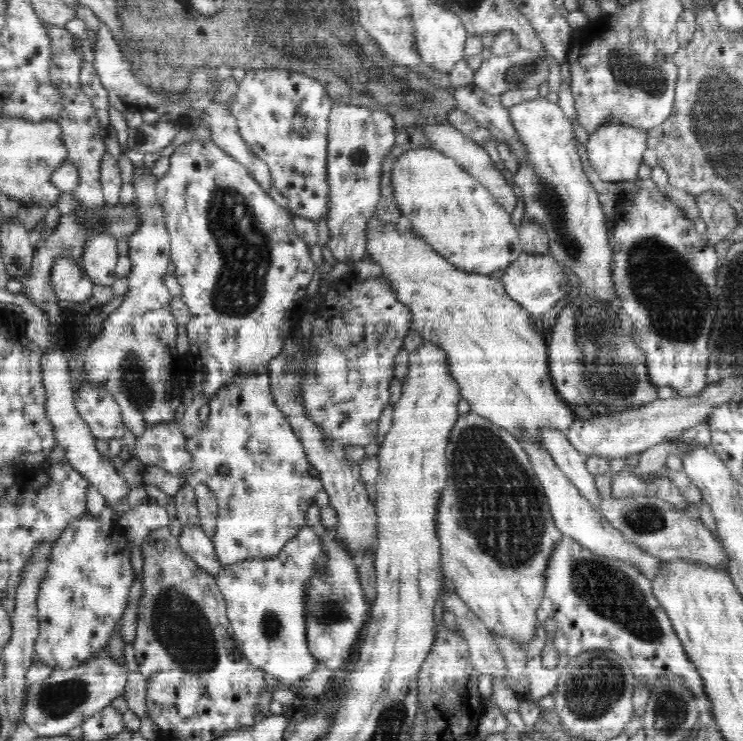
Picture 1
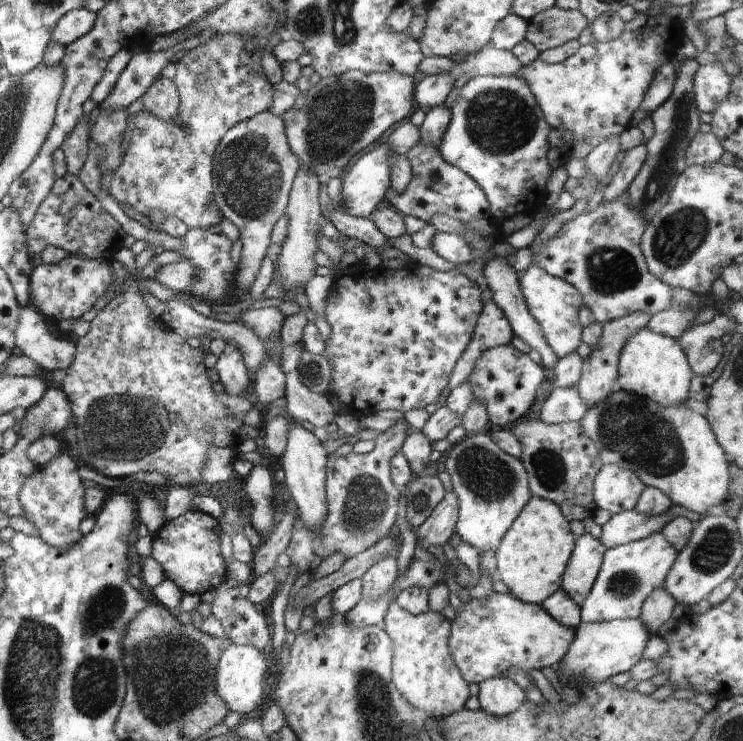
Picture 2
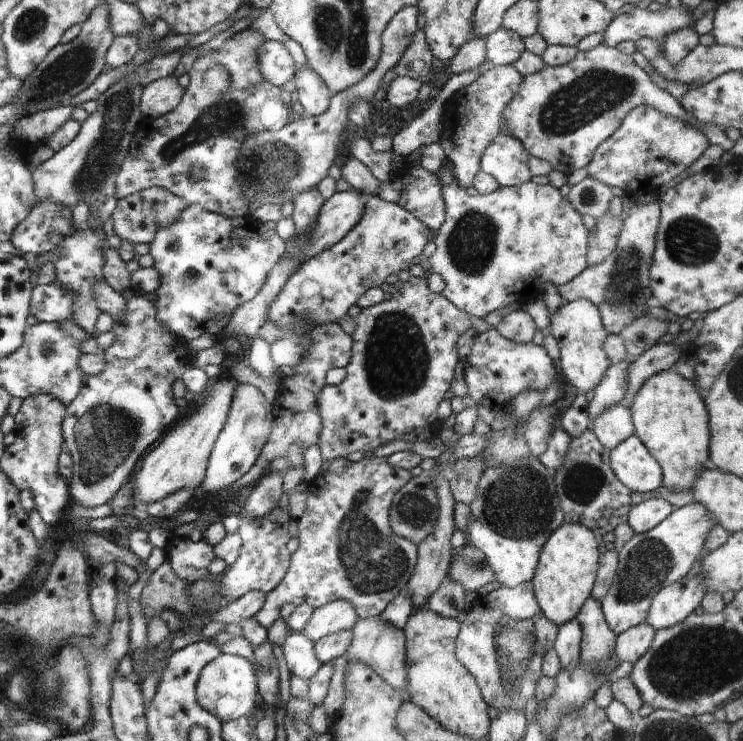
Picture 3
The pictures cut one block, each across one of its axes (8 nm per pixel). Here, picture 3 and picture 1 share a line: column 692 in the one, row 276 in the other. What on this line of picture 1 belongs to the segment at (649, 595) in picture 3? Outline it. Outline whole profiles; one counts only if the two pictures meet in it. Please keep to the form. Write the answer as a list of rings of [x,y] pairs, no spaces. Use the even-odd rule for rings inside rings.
[[[522,252],[518,256],[518,260],[514,260],[506,271],[503,272],[501,283],[505,286],[507,295],[521,304],[528,314],[533,318],[547,316],[549,317],[552,308],[555,306],[558,300],[564,298],[566,289],[562,286],[566,286],[566,279],[564,279],[565,266],[556,262],[551,254],[526,254]]]

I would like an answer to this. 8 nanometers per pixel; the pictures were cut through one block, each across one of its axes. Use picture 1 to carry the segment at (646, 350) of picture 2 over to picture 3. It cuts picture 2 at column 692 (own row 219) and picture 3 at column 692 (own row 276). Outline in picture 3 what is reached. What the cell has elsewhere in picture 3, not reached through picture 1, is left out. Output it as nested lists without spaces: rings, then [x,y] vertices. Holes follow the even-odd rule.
[[[676,371],[652,375],[637,391],[630,406],[635,435],[648,447],[663,472],[663,486],[669,491],[686,493],[695,488],[709,460],[709,414],[695,384]]]

